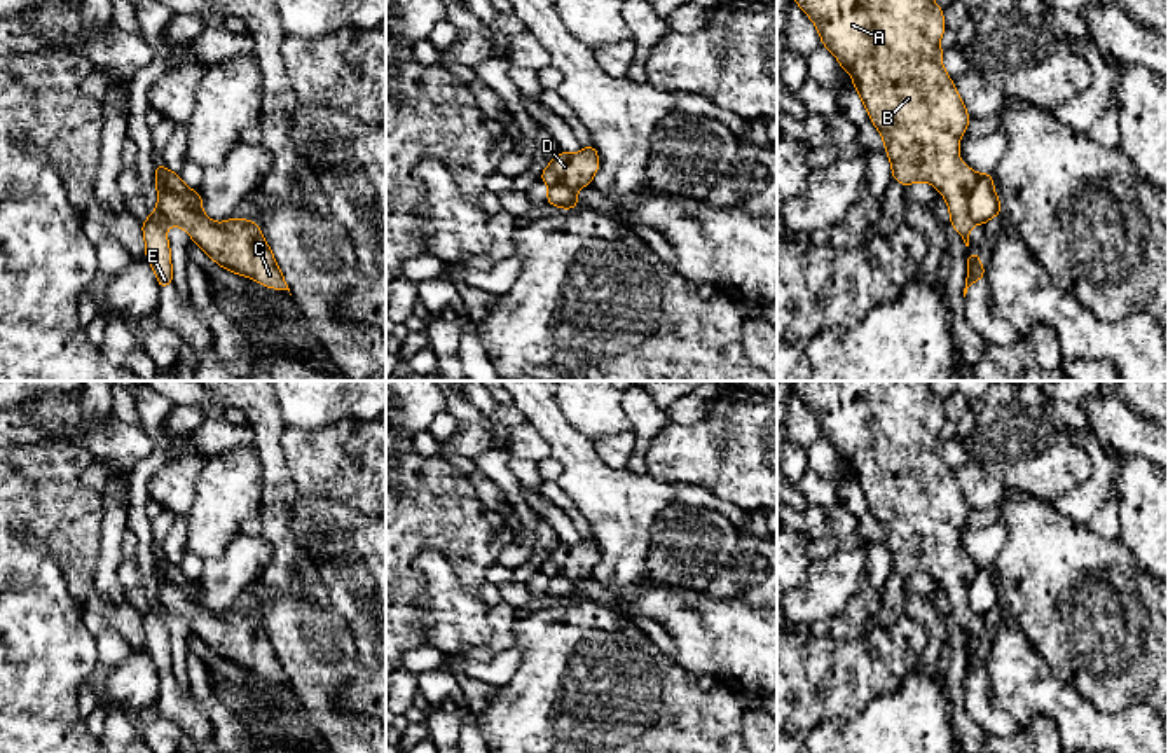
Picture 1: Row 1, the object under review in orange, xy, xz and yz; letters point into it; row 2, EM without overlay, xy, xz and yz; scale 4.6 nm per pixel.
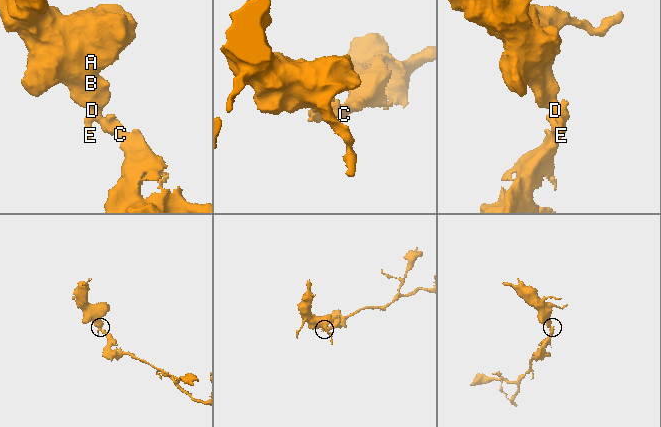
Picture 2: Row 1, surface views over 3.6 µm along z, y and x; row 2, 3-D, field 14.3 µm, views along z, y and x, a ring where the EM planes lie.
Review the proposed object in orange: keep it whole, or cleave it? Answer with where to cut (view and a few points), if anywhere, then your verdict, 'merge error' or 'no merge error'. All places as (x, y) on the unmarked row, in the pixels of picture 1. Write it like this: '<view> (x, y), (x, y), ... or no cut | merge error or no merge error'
xy (161, 593), (173, 582), (201, 605) | merge error

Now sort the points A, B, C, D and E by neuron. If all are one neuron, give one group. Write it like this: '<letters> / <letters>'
A B D E / C

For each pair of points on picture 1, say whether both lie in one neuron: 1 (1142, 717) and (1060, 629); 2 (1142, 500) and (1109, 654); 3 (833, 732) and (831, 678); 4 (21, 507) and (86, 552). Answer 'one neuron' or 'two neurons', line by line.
1: two neurons
2: two neurons
3: two neurons
4: one neuron

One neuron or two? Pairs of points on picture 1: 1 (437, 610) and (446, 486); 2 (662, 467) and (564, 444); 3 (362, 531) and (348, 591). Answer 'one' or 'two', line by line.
1: two
2: two
3: one

